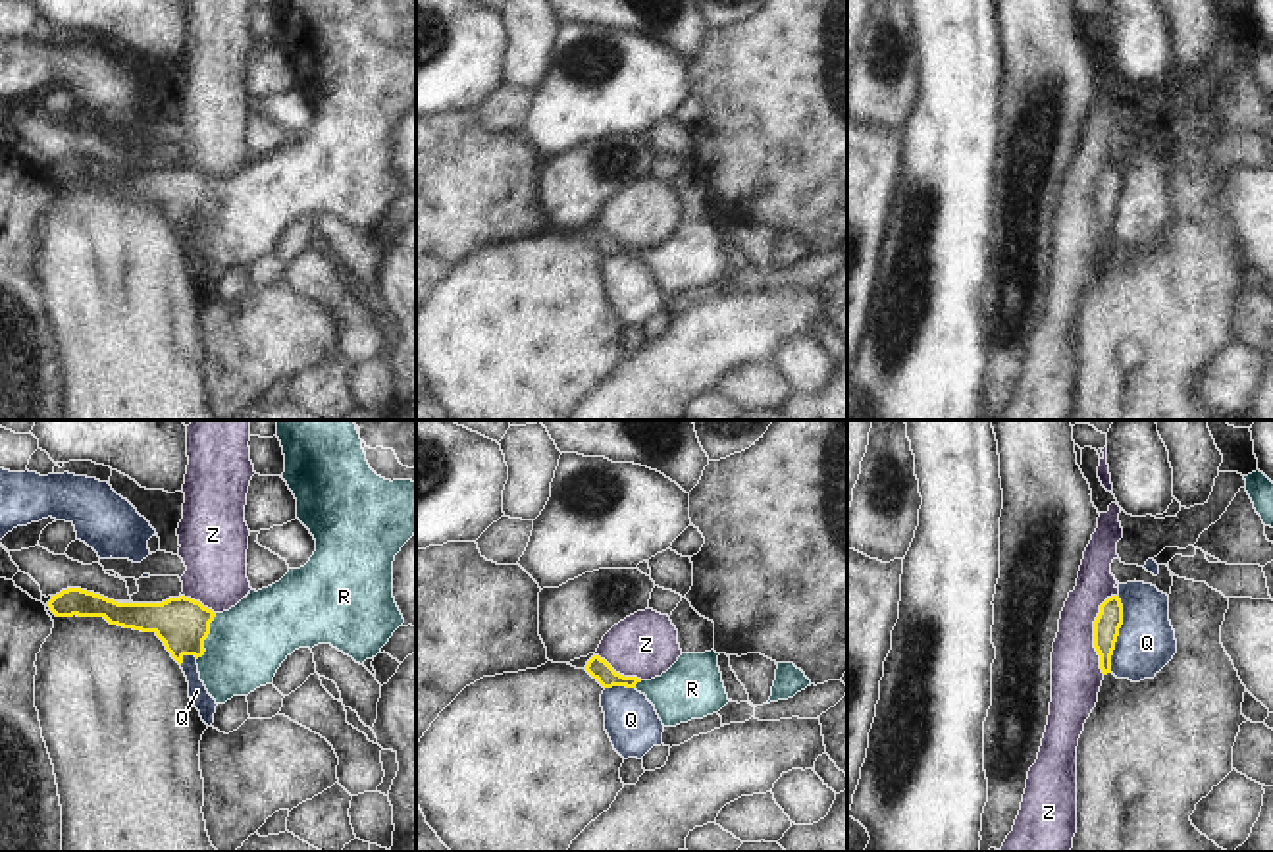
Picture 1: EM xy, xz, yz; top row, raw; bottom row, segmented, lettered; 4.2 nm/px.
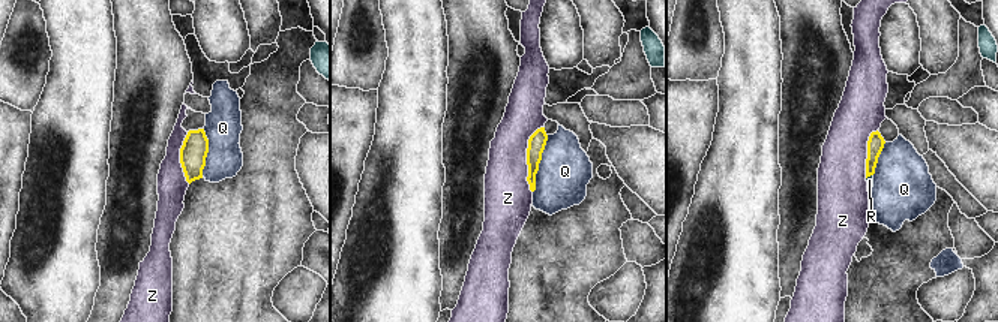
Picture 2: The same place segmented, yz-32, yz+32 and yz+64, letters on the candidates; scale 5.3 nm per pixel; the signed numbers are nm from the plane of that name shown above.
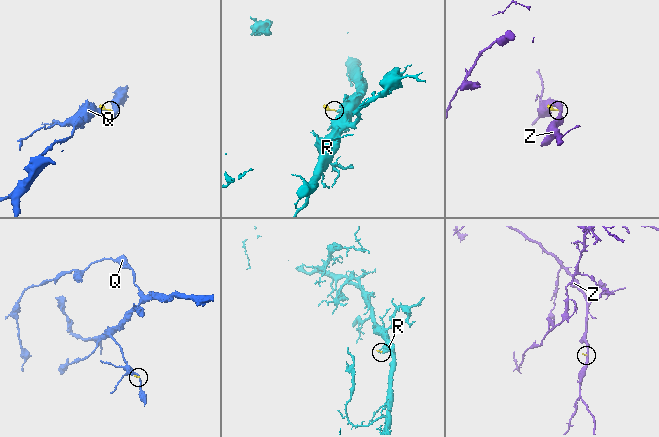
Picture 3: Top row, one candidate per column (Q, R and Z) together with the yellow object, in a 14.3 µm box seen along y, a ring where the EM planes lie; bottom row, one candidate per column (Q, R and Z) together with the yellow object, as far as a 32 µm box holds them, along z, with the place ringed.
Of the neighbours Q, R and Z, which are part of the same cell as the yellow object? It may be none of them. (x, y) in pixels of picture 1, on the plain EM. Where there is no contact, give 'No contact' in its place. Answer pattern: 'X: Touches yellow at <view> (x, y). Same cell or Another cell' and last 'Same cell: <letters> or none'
Q: Touches yellow at yz (1117, 203). Another cell
R: Touches yellow at xy (207, 205). Same cell
Z: Touches yellow at yz (1094, 199). Another cell
Same cell: R

